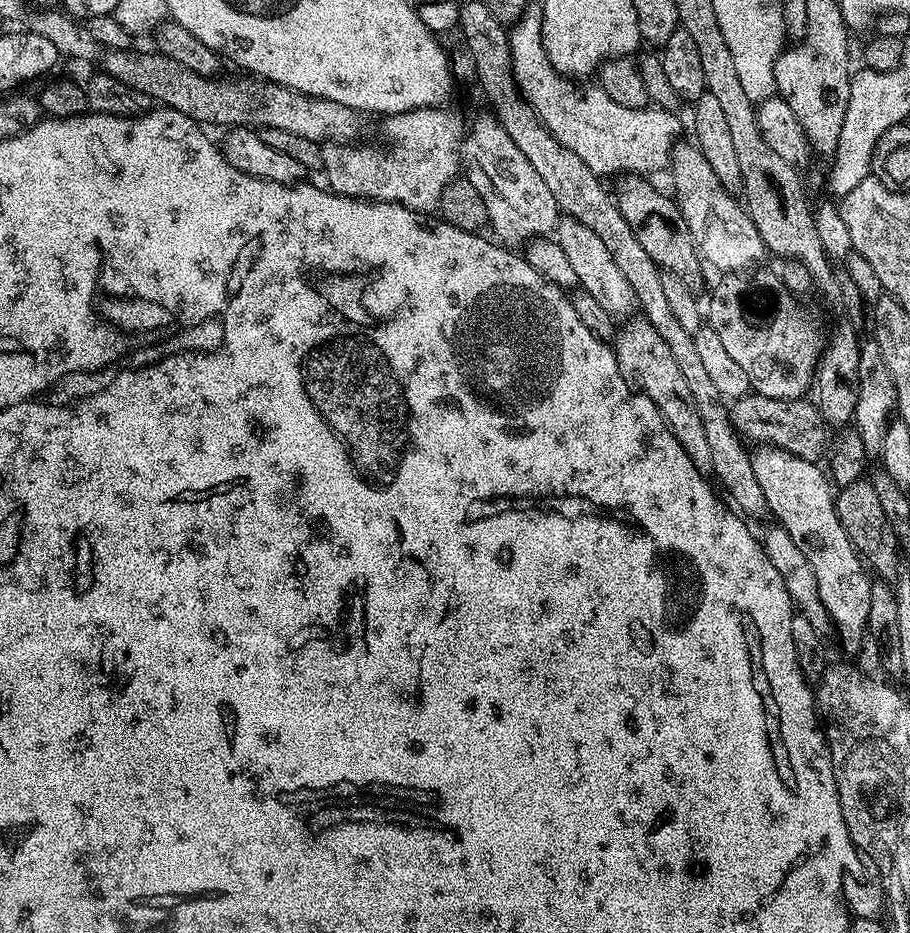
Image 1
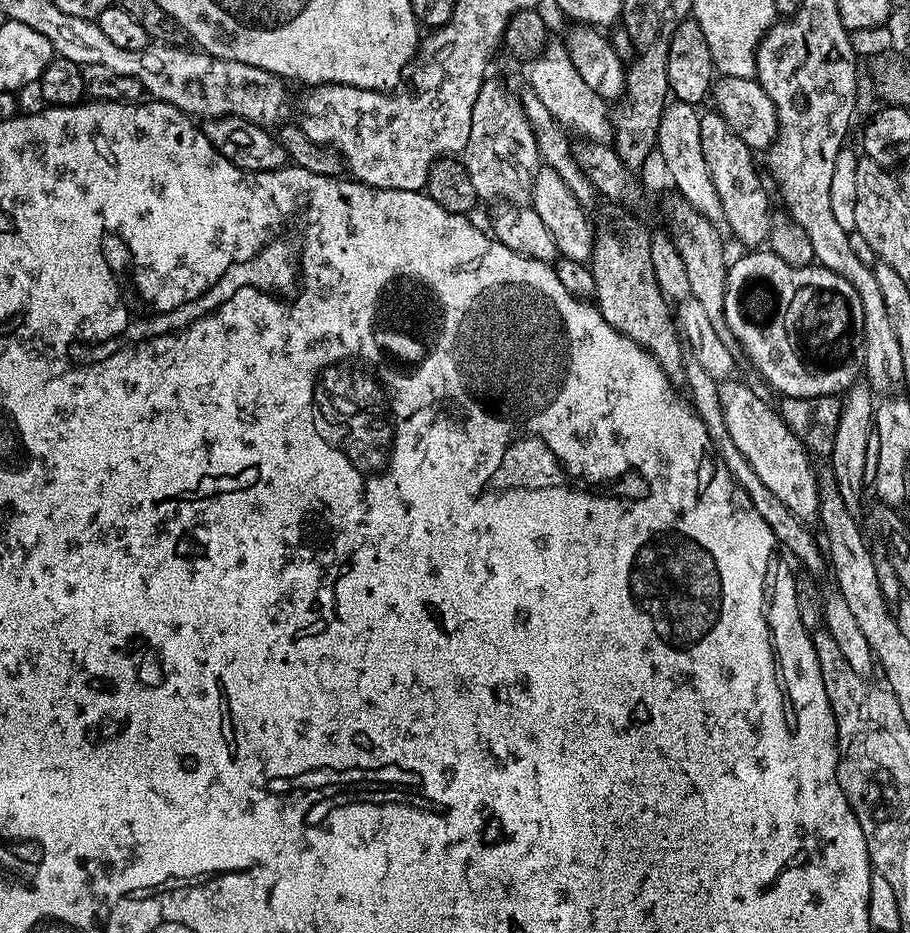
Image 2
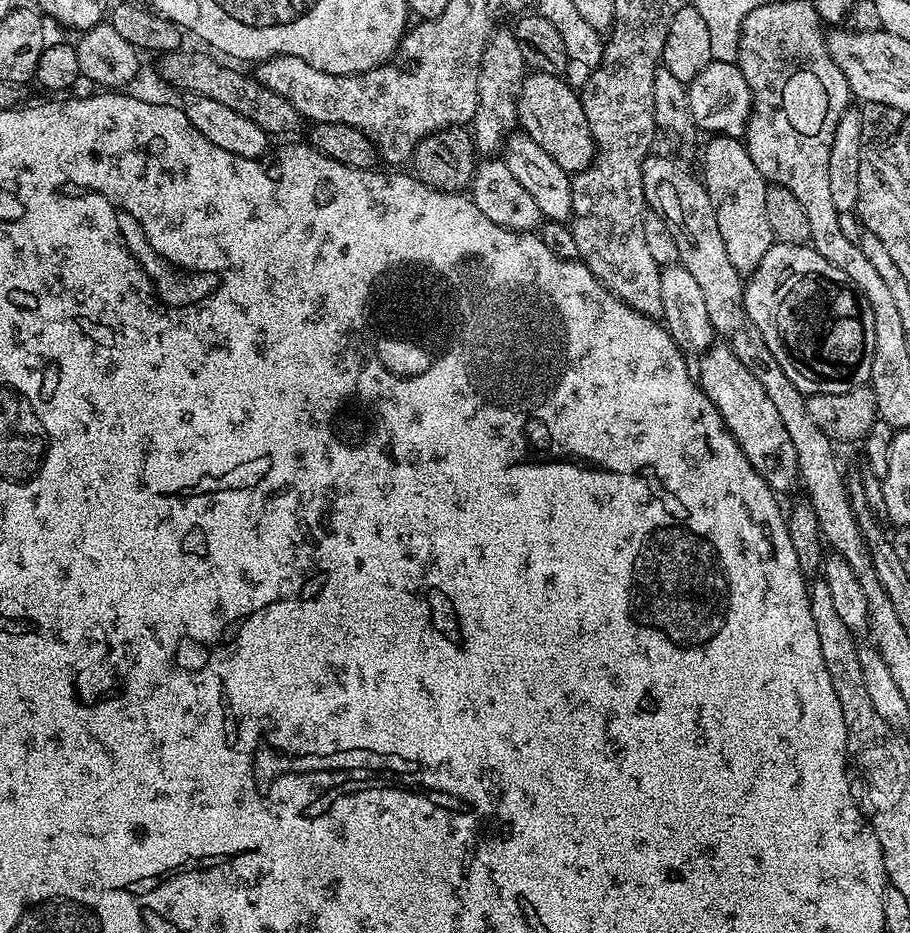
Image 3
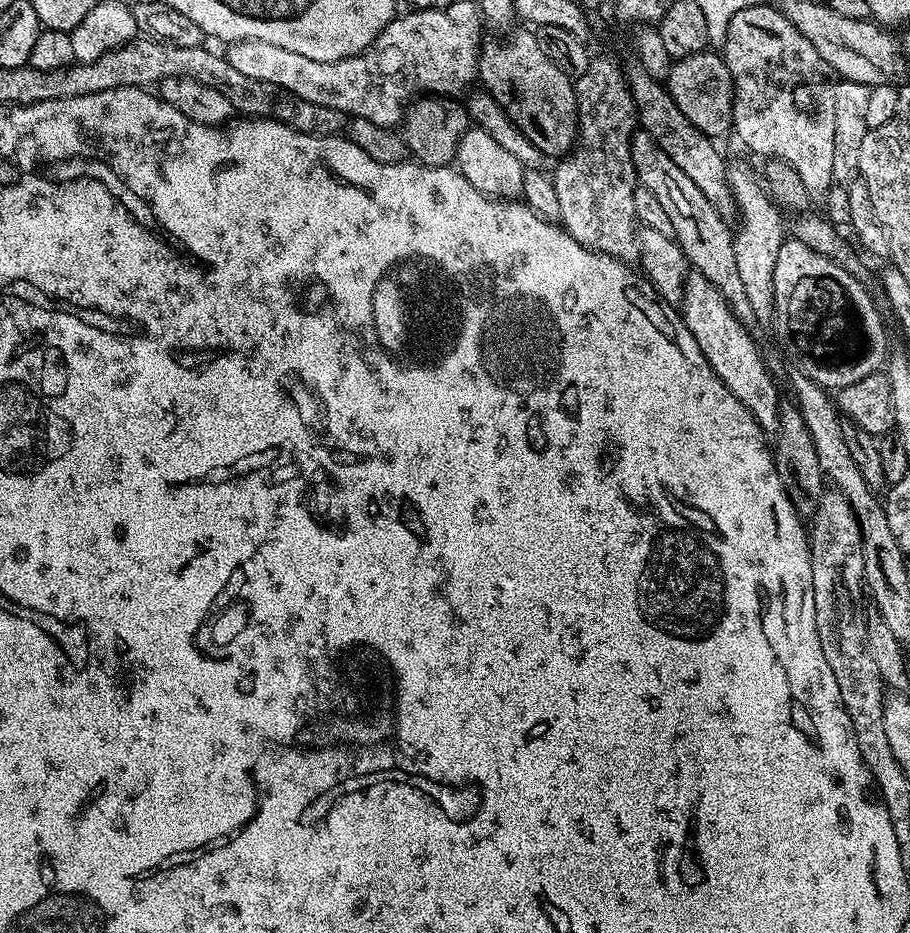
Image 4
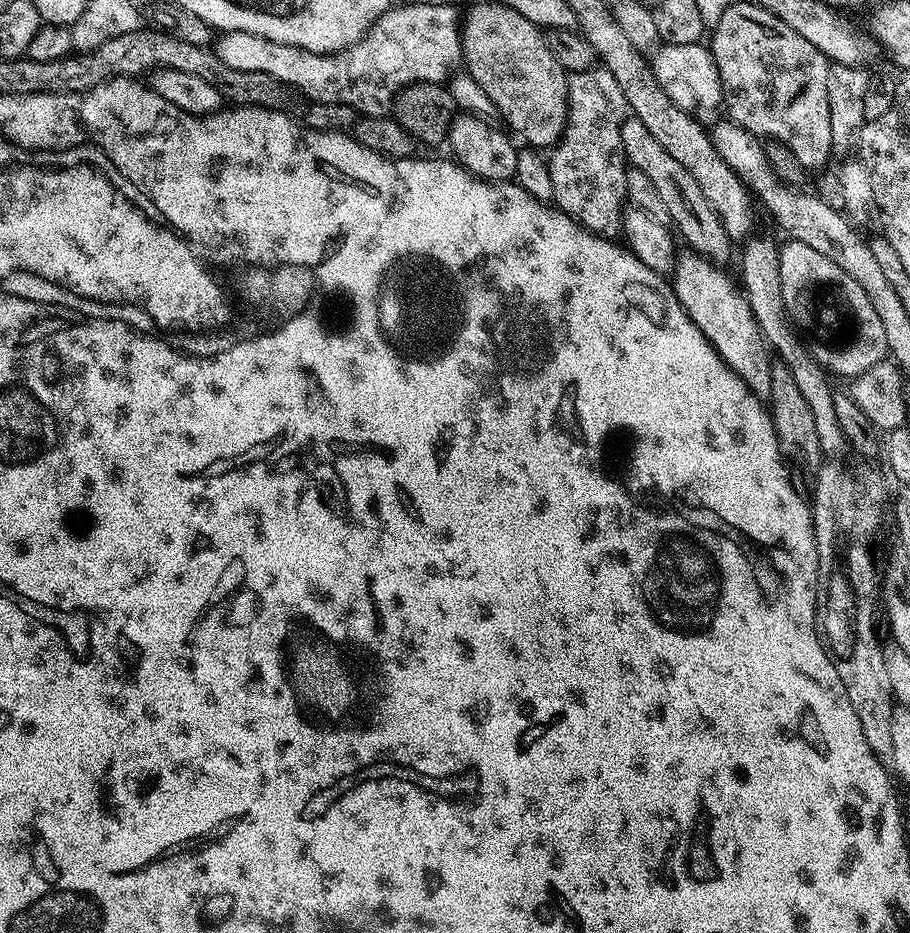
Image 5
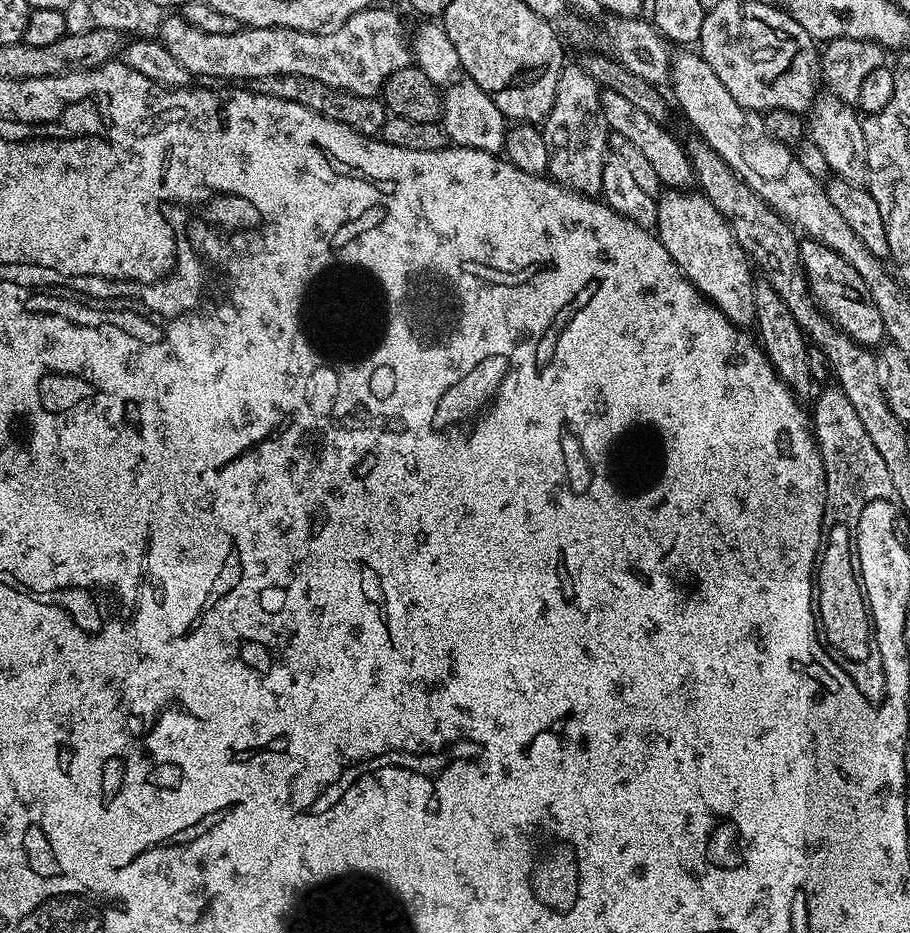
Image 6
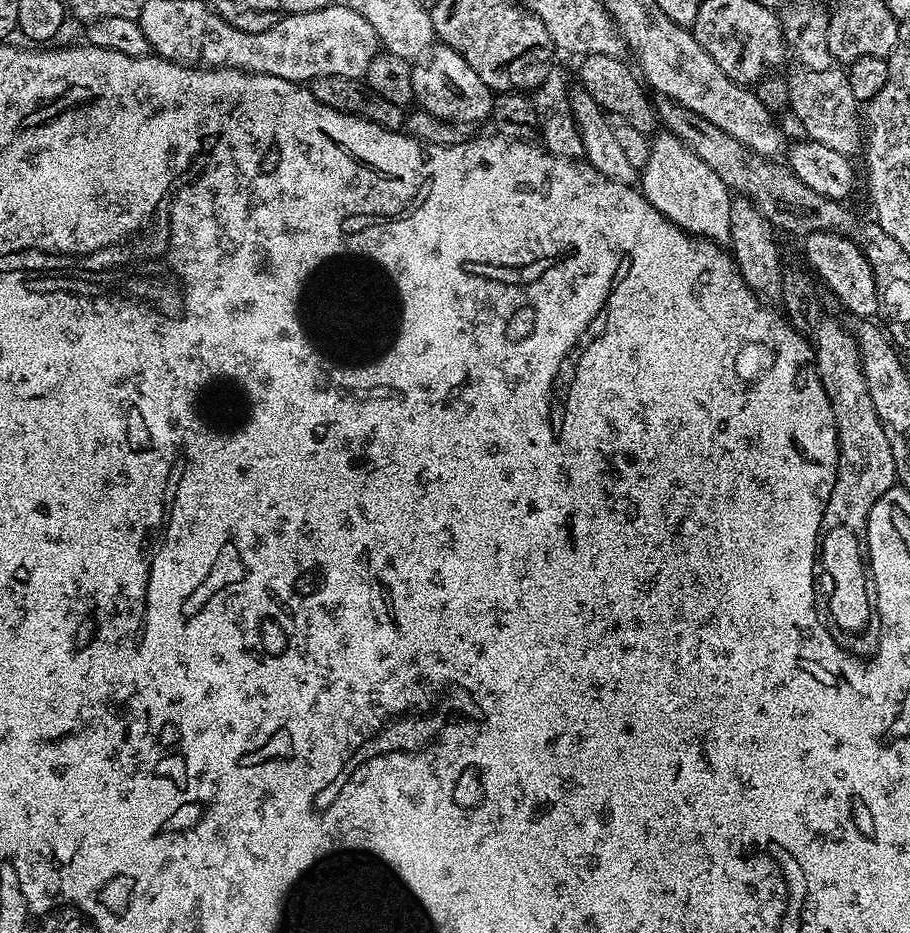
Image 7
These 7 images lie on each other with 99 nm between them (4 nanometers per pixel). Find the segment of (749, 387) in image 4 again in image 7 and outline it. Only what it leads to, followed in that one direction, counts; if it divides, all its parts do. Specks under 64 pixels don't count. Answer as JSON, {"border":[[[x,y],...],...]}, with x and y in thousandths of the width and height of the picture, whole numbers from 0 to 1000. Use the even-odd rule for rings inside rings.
{"border":[[[721,144],[715,147],[714,169],[701,189],[702,205],[707,206],[714,221],[719,221],[719,225],[726,227],[733,236],[744,240],[756,252],[773,255],[779,259],[799,258],[802,254],[802,221],[805,207],[793,195],[793,191],[789,191],[789,186],[743,146],[725,145]]]}

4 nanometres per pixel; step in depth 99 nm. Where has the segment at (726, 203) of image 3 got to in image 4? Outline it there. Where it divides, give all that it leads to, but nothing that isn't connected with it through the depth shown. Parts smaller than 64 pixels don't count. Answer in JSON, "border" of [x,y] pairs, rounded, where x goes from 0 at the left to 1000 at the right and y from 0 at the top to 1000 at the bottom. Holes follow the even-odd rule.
{"border":[[[822,180],[800,181],[800,199],[804,205],[808,226],[813,229],[813,241],[808,241],[804,258],[807,259],[807,277],[811,281],[811,294],[815,307],[820,310],[820,319],[829,331],[832,344],[844,345],[852,334],[851,328],[851,284],[855,282],[855,268],[859,268],[864,250],[857,237],[859,227],[853,222],[836,196]]]}

